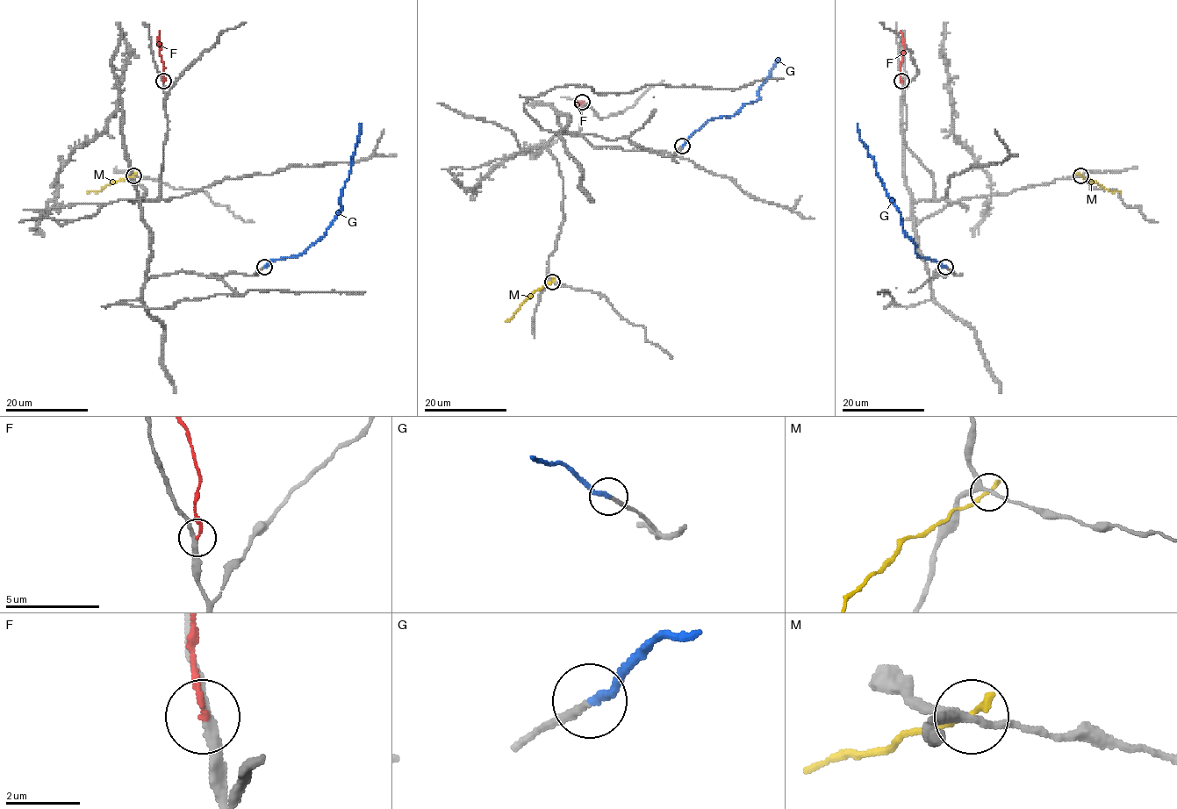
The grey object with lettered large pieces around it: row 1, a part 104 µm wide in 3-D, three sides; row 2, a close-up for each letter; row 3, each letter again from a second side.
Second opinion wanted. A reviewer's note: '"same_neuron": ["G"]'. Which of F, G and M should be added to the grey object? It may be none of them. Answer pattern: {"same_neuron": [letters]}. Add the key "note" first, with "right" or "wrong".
{"note": "right", "same_neuron": ["G"]}

